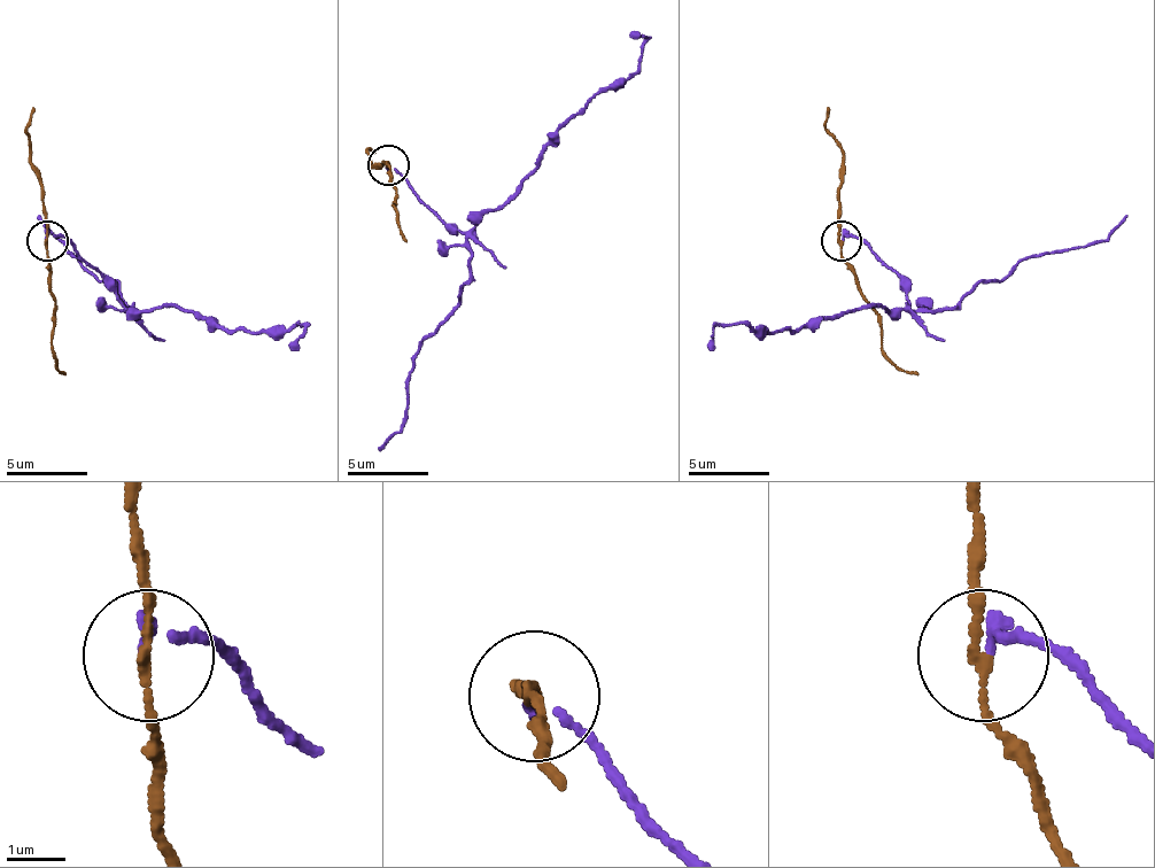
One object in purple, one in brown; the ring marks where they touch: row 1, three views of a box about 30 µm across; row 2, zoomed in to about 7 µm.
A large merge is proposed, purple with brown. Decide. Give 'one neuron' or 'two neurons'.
two neurons

